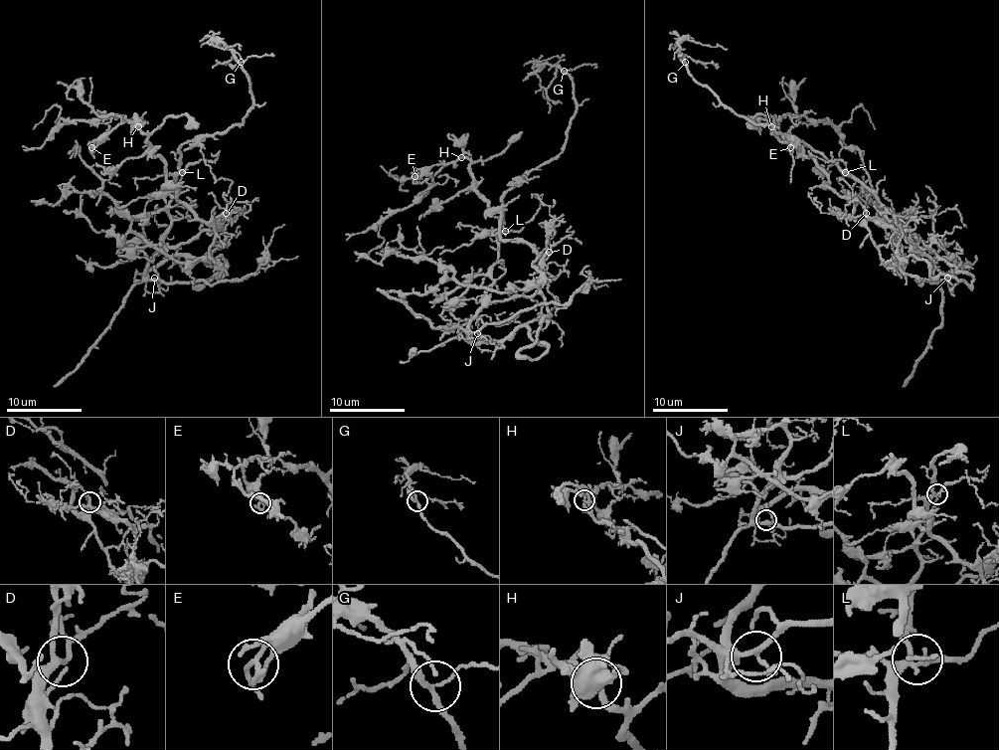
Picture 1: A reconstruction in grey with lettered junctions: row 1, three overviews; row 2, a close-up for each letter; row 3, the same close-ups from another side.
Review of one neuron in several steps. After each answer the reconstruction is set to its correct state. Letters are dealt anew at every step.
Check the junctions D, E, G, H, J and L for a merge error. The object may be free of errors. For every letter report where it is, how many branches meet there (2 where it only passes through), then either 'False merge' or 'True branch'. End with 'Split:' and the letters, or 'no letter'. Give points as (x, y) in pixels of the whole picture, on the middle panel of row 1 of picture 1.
D: Place: (549, 252). Branches: 3. True branch
E: Place: (415, 176). Branches: 3. True branch
G: Place: (564, 71). Branches: 3. True branch
H: Place: (461, 157). Branches: 3. True branch
J: Place: (477, 333). Branches: 3. True branch
L: Place: (505, 231). Branches: 3. True branch
Split: no letter

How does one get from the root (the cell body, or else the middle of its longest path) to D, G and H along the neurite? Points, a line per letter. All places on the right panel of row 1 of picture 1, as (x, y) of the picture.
D: (912, 242), (910, 230), (881, 227), (866, 213)
G: (912, 242), (895, 215), (859, 181), (805, 143), (725, 107), (693, 78), (685, 62)
H: (912, 242), (904, 230), (896, 244), (878, 245), (853, 215), (853, 202), (828, 189), (828, 175), (771, 126)

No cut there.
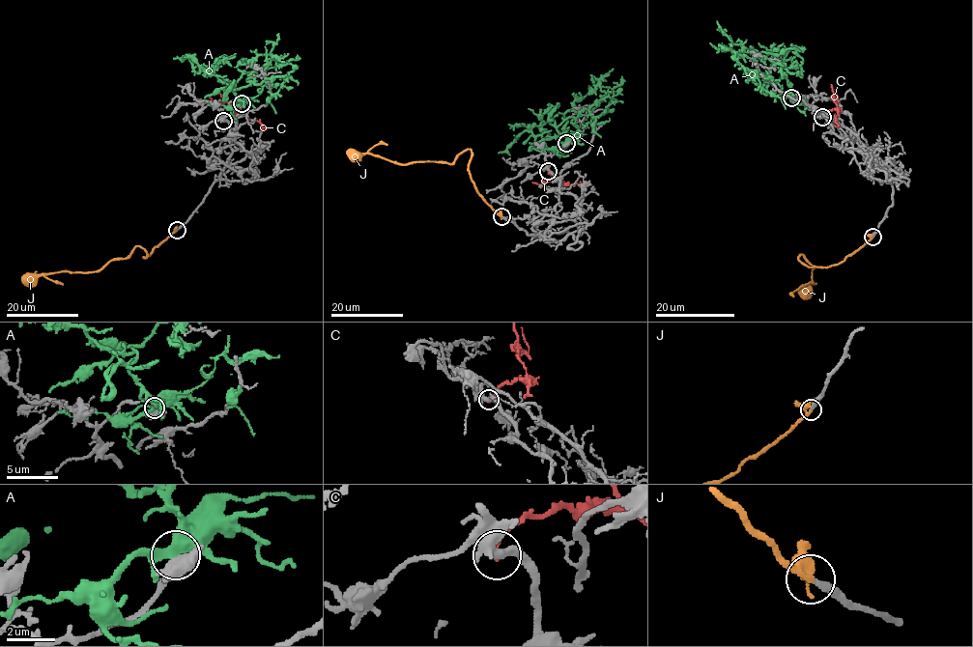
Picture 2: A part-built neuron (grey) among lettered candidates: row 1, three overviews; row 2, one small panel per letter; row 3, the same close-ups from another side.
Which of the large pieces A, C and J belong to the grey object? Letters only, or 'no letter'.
J

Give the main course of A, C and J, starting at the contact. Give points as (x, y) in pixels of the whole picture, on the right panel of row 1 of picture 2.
A: (791, 98), (762, 78), (770, 72), (755, 77), (741, 68), (716, 21)
C: (822, 117), (837, 109), (835, 89)
J: (872, 237), (829, 267), (807, 267), (798, 259), (800, 255), (815, 267), (815, 283), (804, 284), (793, 296)

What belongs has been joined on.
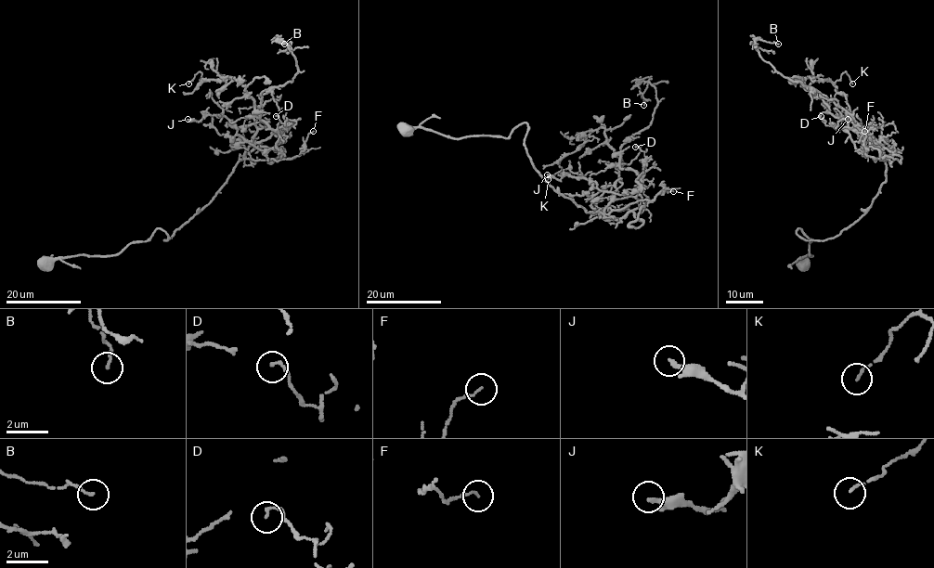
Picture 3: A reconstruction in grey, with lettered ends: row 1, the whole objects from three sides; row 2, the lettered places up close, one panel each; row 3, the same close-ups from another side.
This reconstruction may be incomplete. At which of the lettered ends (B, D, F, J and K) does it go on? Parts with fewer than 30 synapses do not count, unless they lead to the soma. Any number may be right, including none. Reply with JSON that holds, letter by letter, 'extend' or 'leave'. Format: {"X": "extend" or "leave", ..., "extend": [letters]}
{"B": "leave", "D": "leave", "F": "leave", "J": "leave", "K": "leave", "extend": []}

